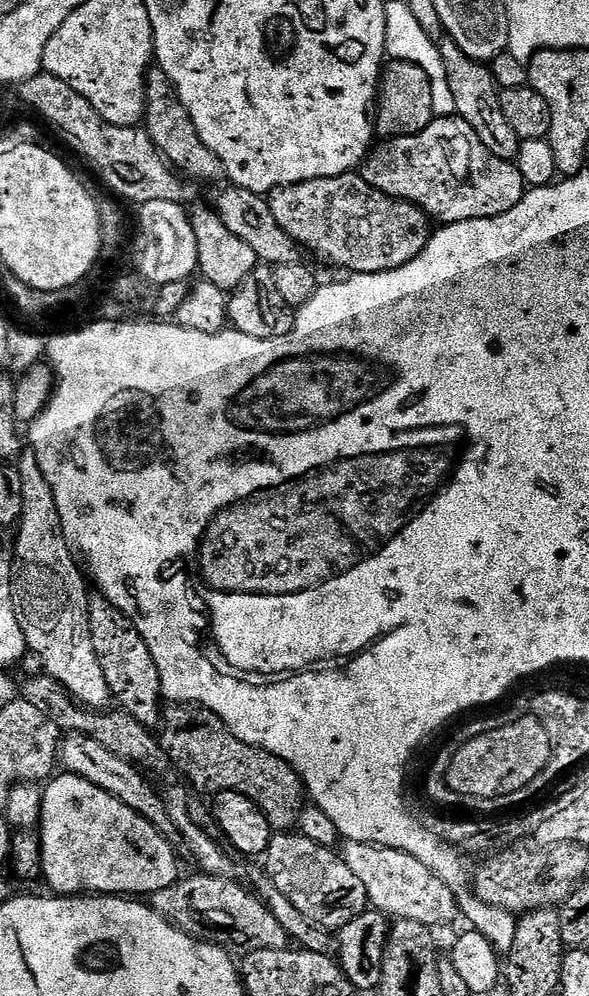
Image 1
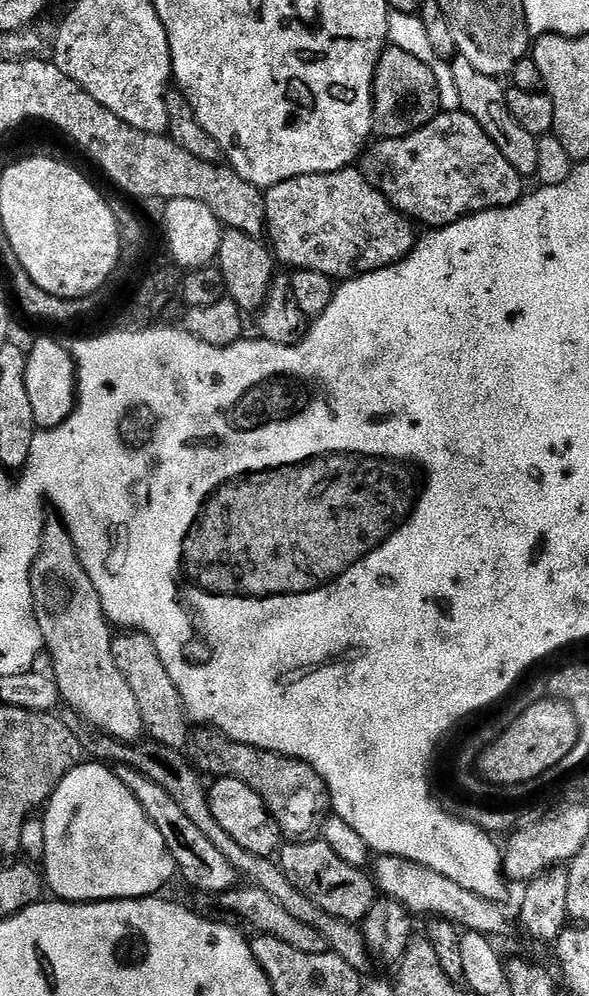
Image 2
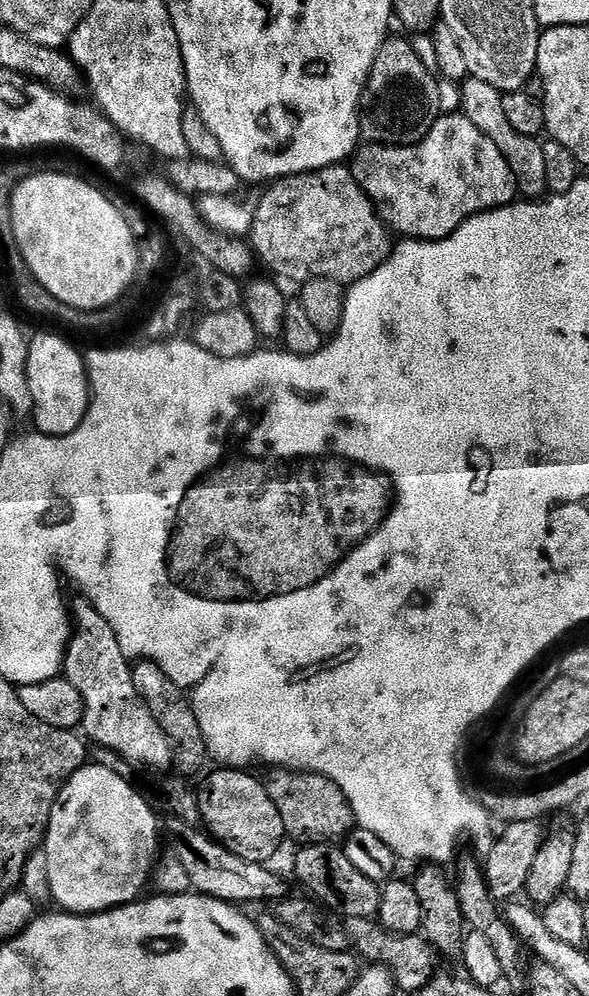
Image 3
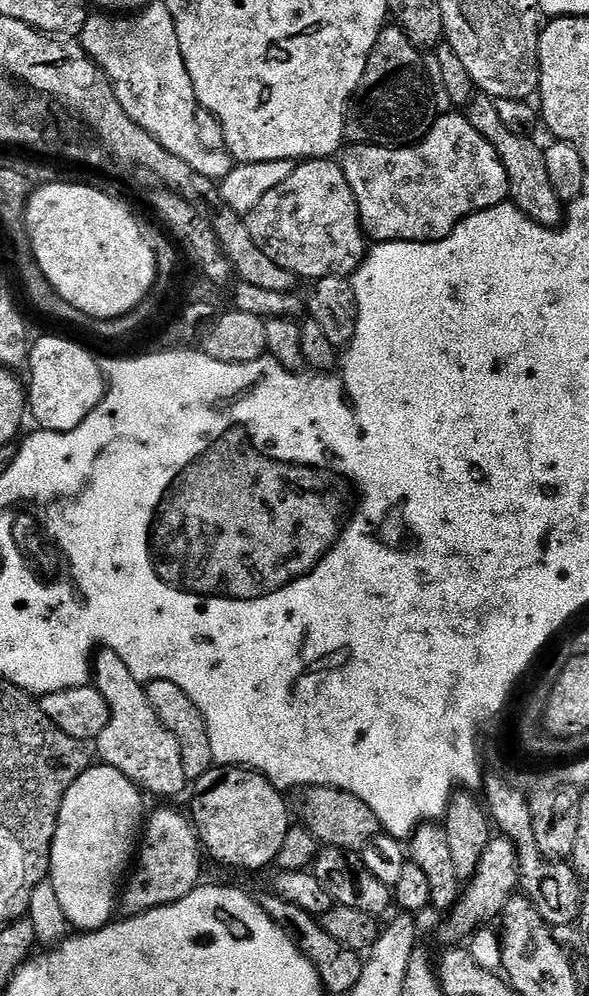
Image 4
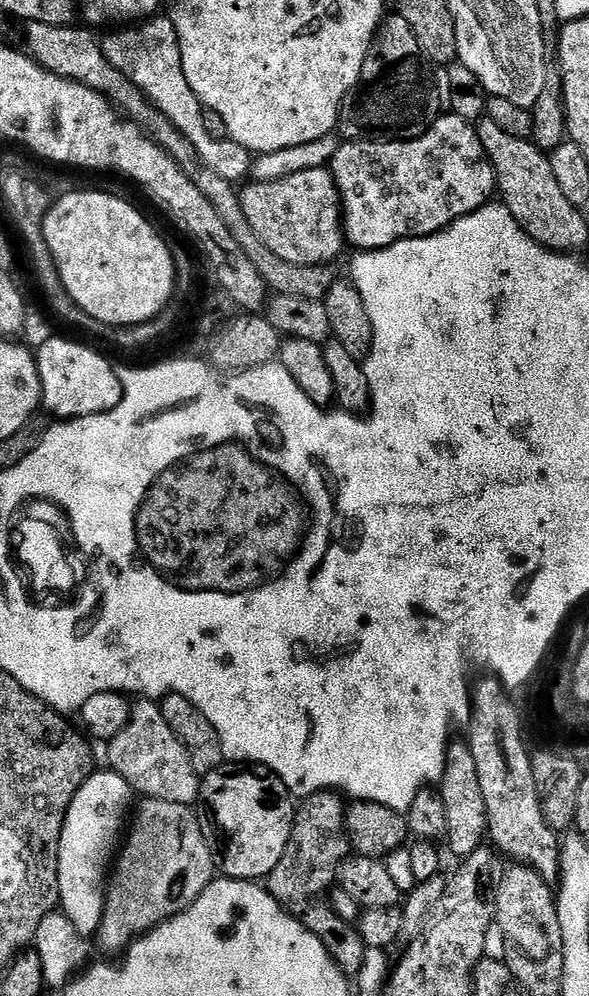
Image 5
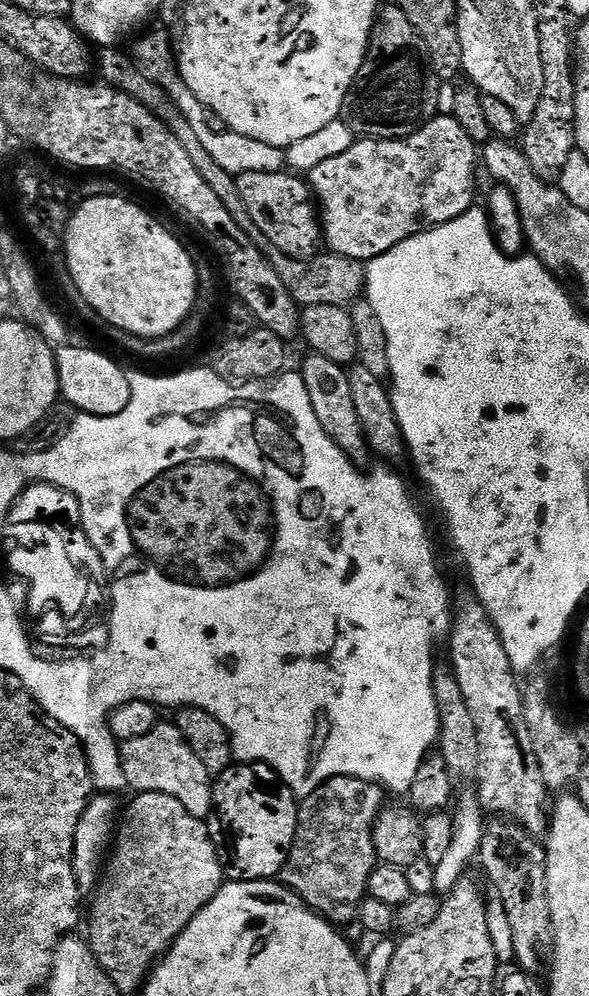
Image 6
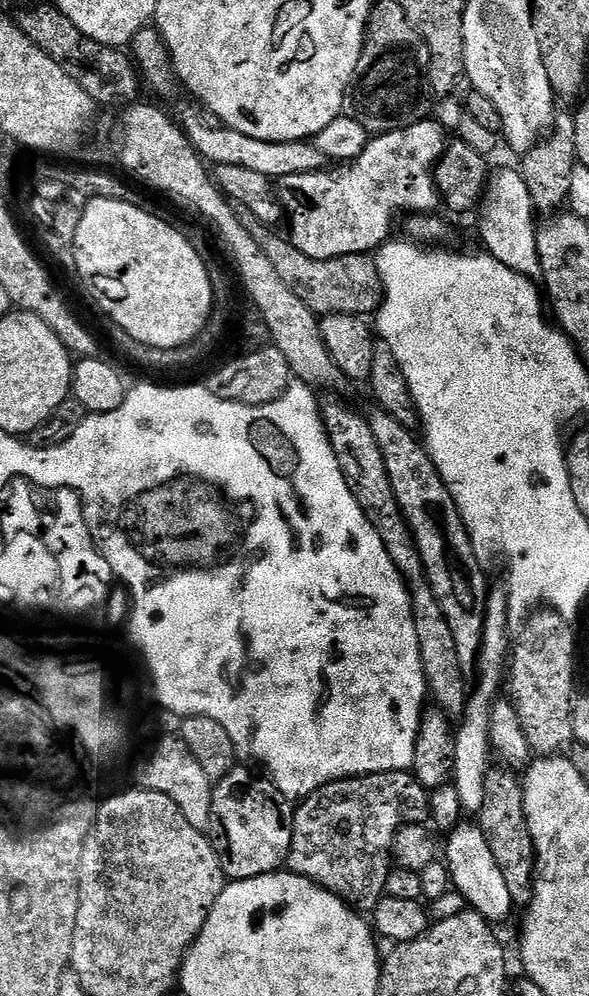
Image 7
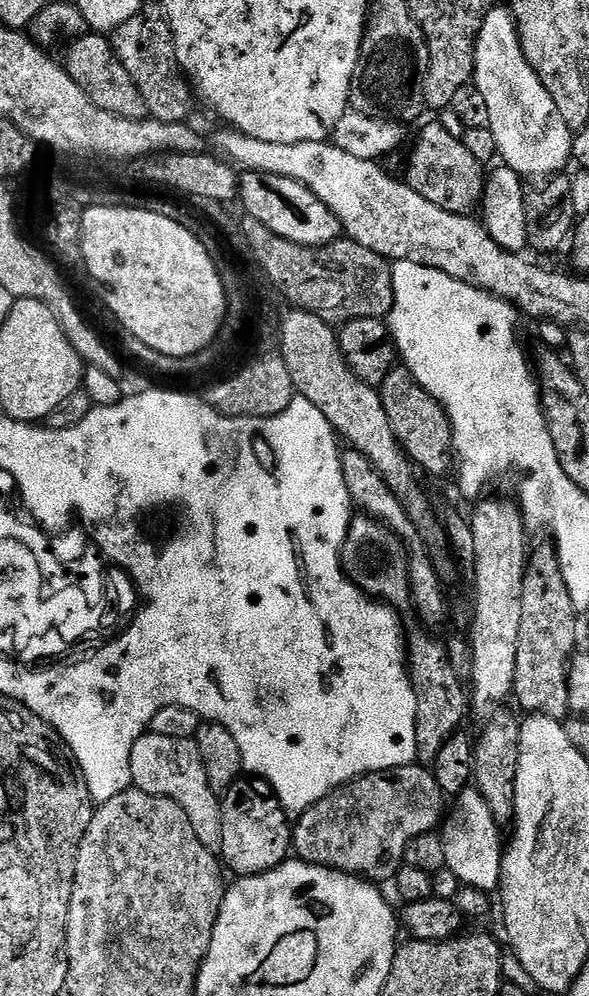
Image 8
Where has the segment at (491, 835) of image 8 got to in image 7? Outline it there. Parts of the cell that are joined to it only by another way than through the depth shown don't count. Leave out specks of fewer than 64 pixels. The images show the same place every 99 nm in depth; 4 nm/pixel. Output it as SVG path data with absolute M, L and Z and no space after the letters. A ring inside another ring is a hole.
M461 822L447 833L445 863L451 874L455 891L464 895L469 909L482 914L489 922L504 920L514 911L510 898L510 890L506 887L506 878L502 878L502 870L498 870L498 862L494 862L494 854L490 852L490 842L486 842L486 834L479 823Z

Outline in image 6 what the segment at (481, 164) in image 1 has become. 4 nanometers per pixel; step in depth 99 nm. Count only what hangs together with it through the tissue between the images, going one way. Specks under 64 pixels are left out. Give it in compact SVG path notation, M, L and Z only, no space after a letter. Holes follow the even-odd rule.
M438 114L433 120L429 120L427 124L422 125L414 135L406 137L405 140L357 139L344 154L319 163L306 176L307 183L318 201L318 212L322 217L322 240L327 251L337 256L345 256L351 260L367 262L394 250L394 246L398 246L418 234L428 232L431 228L437 228L462 214L466 214L468 209L473 207L475 201L472 199L476 196L476 164L478 168L478 146L466 134L466 130L462 130L462 126L458 126L458 122L450 114Z

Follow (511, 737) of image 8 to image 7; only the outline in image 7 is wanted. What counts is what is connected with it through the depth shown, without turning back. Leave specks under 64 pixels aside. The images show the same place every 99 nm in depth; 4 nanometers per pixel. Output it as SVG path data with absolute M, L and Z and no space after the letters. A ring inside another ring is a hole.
M496 766L486 774L486 802L478 813L478 823L486 834L486 842L490 842L490 852L494 854L494 862L498 862L498 870L502 870L502 878L506 878L506 887L510 890L513 905L528 905L532 901L532 882L536 878L536 846L524 809L524 786L515 771Z

